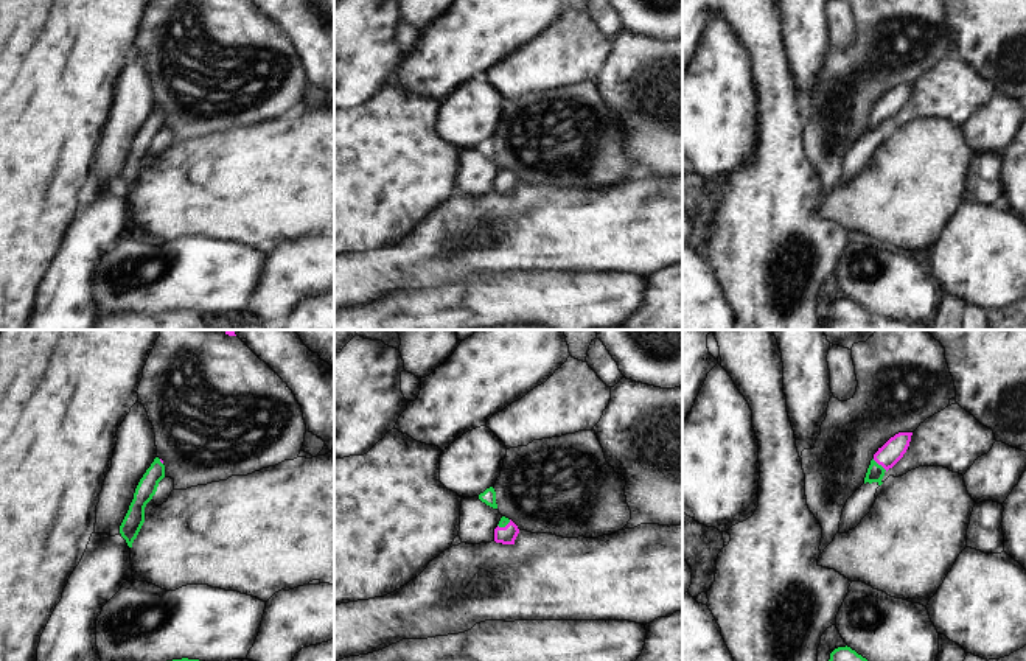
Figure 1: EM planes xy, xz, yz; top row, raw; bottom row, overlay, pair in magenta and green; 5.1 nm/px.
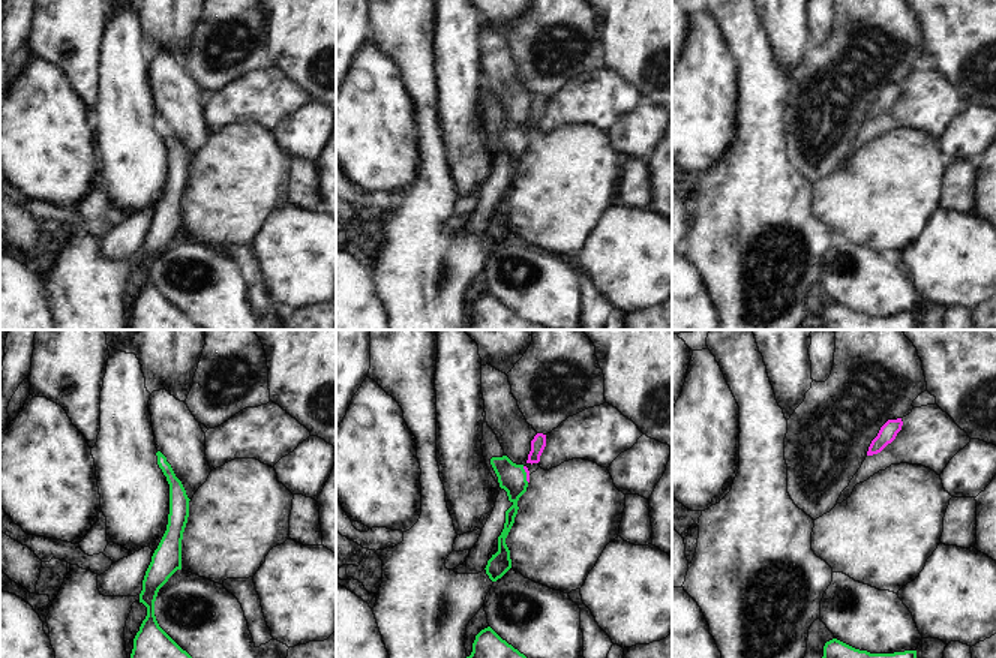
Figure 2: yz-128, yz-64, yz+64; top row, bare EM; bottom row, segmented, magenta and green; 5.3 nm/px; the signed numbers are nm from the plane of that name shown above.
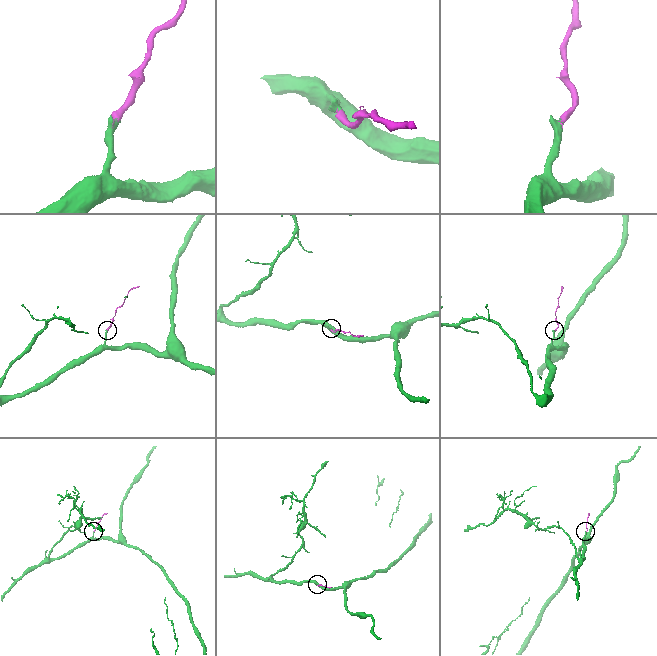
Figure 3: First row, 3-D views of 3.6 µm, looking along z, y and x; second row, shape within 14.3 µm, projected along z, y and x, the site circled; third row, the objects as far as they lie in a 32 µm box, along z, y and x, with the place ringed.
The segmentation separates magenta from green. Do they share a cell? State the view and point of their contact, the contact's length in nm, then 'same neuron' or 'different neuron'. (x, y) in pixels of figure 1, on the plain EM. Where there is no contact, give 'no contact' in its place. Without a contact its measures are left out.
yz (880, 115) | 100 nm | same neuron

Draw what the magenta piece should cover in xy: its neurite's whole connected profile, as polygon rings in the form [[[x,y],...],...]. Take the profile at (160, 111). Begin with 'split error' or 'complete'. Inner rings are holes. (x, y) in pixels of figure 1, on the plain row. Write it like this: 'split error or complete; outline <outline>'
split error; outline [[[155,109],[151,118],[146,121],[140,131],[134,151],[129,162],[120,177],[120,185],[126,191],[127,198],[132,199],[143,174],[145,174],[145,159],[152,151],[157,143],[159,134],[165,129],[163,112]]]

